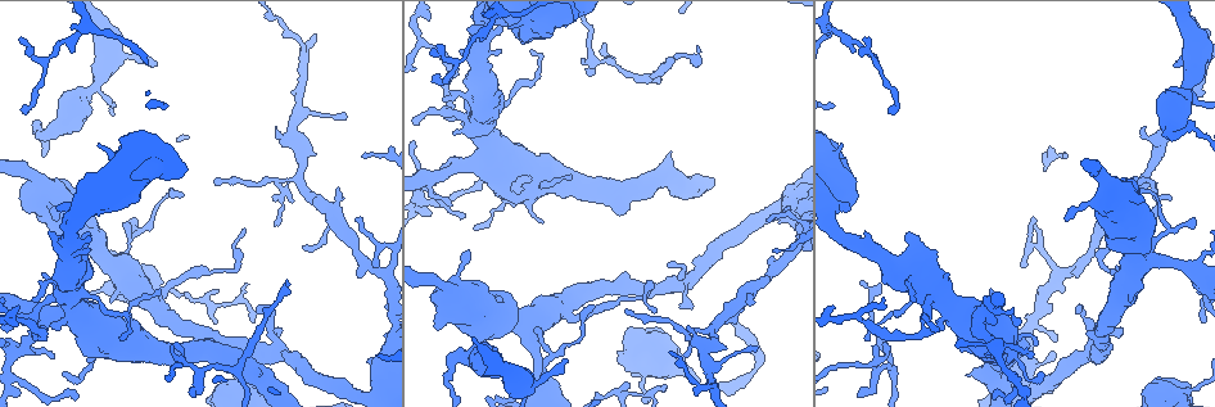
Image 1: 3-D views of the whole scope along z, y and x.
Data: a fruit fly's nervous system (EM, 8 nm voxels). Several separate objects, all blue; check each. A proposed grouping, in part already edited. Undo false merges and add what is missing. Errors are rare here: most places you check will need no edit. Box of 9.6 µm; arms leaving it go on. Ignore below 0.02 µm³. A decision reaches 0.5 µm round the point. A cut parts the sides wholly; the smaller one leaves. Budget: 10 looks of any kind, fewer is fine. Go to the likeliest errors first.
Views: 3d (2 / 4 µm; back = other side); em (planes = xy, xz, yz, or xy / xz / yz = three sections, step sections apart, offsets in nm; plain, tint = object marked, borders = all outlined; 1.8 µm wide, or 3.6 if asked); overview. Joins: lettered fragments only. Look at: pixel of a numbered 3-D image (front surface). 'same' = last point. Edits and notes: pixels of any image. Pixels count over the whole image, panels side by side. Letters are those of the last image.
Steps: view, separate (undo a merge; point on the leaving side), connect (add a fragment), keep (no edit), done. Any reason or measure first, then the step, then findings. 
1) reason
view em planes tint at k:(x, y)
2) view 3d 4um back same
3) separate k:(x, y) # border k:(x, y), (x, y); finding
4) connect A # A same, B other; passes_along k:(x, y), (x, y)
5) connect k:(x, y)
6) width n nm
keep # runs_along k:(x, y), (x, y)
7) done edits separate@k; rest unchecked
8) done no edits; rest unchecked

sharp bend
view 3d 2um back at 1:(180, 360)

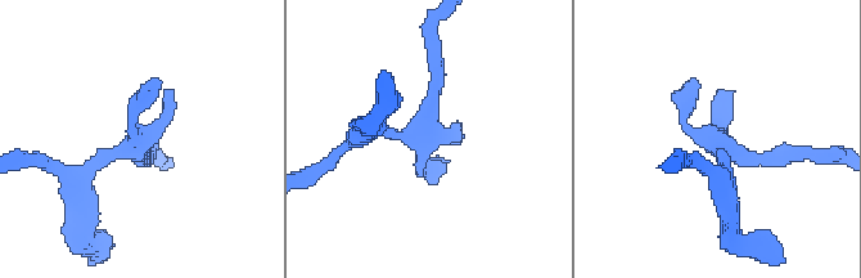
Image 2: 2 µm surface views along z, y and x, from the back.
view em xy step 16 tint at 2:(135, 149)

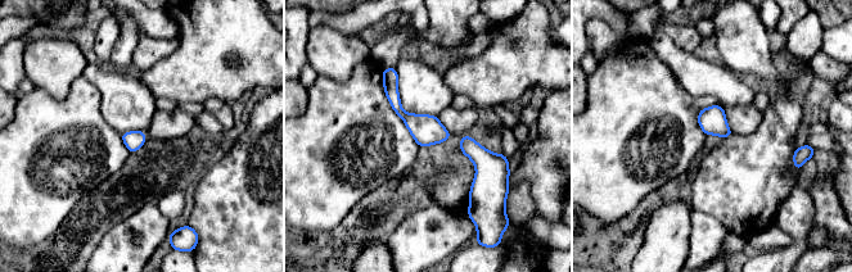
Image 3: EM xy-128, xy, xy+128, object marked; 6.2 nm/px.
what lies round it
view em xy step 16 borders same

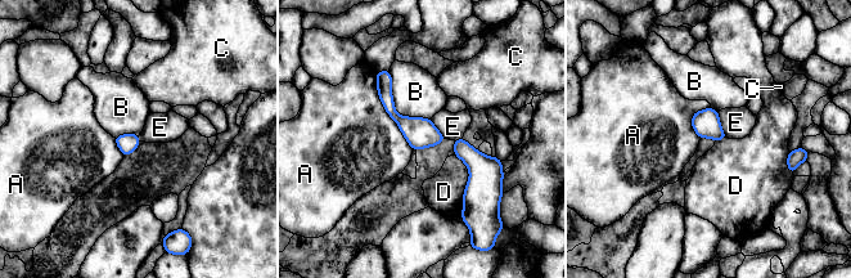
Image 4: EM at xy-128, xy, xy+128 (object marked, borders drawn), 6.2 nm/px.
keep # A other, B other, C other, D other, E other; border 4:(376, 72), (379, 101), (413, 149); all the same neuron

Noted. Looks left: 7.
sudden change in width
view em 3.6um yz step 16 borders at 1:(47, 318)

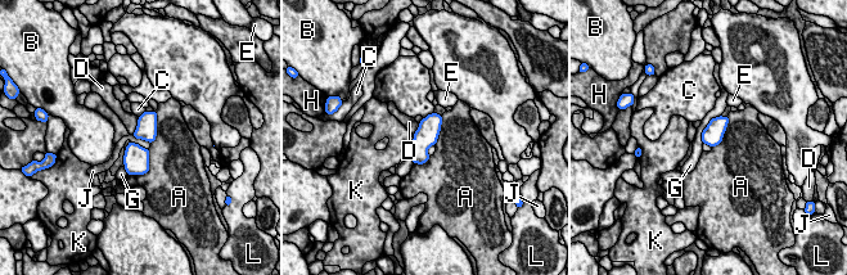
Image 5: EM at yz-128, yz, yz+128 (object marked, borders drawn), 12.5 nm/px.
longest_contact A 420 nm
keep # A other, B other, C other, D other, E other, G other, H other, J other, K other, L other; border 5:(131, 135), (151, 143); one neuron here

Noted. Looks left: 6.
calibre changes
view 3d 4um at 1:(1146, 262)

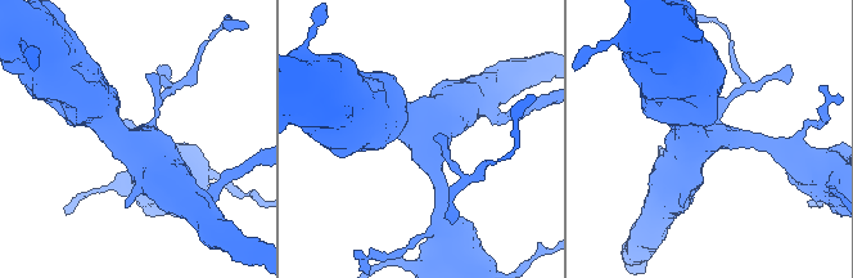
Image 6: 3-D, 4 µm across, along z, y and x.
shape alone is not enough
view em 3.6um planes tint at 6:(148, 138)

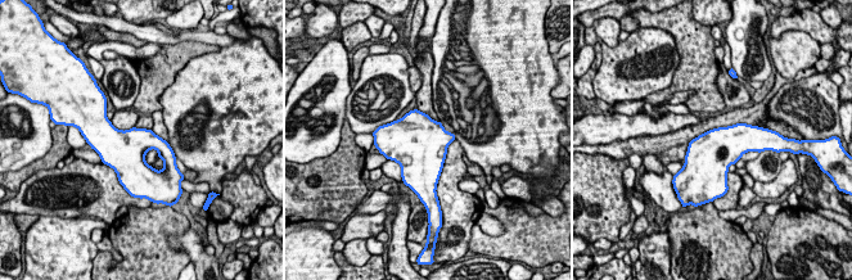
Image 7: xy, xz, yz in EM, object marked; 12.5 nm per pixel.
what lies round it
view em 3.6um planes borders same

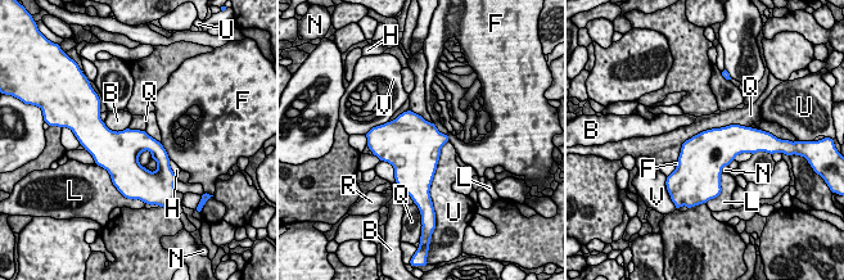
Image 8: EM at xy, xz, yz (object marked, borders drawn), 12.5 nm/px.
longest_contact Q 1000 nm
keep # B other, F other, H other, L other, N other, Q other, R other, U other, V other; border 8:(749, 126), (703, 130), (677, 161); continuous, no second neuron

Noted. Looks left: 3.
small branch off a trunk
view em planes borders at 1:(383, 389)

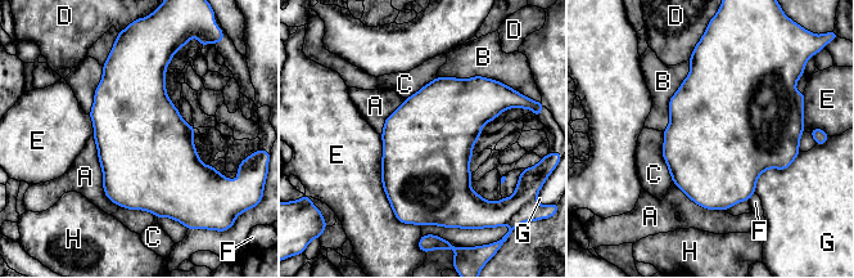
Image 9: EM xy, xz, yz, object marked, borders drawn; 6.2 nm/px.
keep # A other, B other, C other, D other, E other, F other, G other, H other; border 9:(93, 134), (105, 196), (157, 218); one neuron here

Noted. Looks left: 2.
done no edits; rest unchecked

